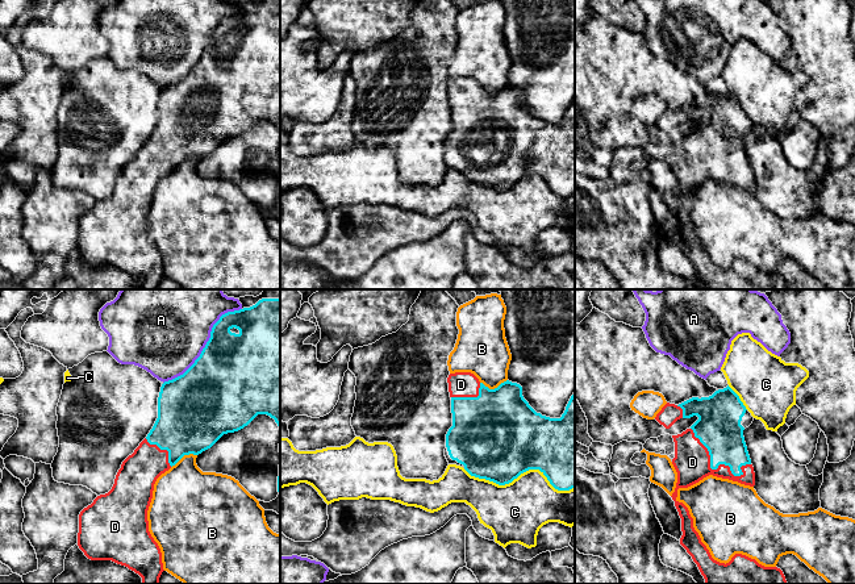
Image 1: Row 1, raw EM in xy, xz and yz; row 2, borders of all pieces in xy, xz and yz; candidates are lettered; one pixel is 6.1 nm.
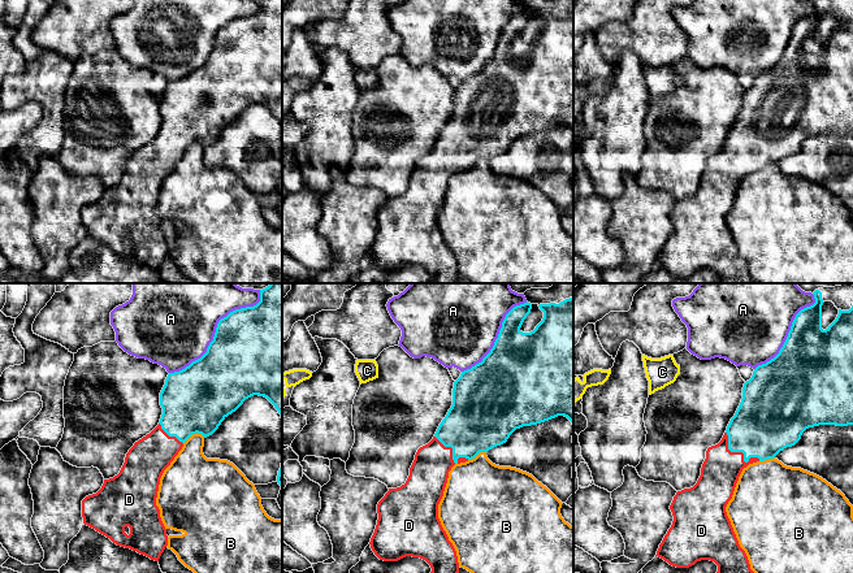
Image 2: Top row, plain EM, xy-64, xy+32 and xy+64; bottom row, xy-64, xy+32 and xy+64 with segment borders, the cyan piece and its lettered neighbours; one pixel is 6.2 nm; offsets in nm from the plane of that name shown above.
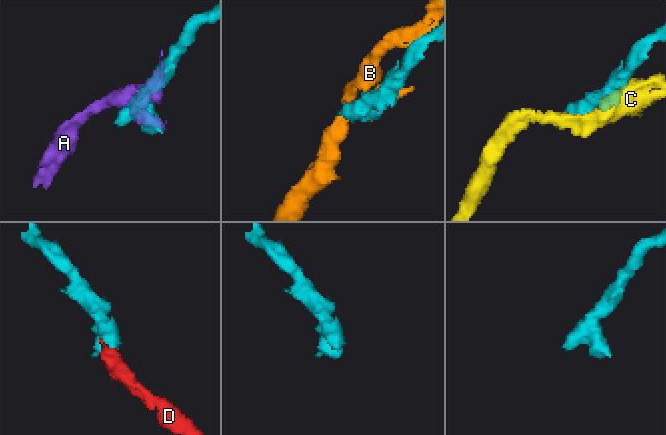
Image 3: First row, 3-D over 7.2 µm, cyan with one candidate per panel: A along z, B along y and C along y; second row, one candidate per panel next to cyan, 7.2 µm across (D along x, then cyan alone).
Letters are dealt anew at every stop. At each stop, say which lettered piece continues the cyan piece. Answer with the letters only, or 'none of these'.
D

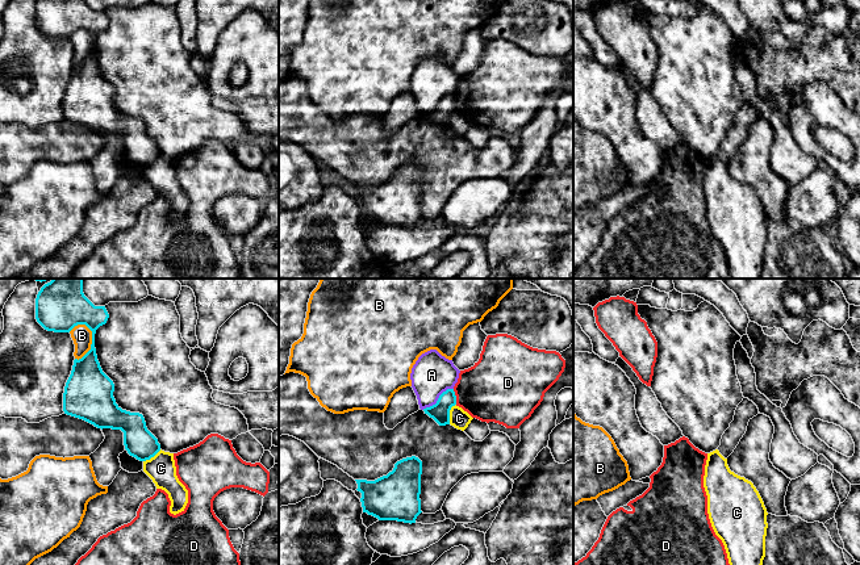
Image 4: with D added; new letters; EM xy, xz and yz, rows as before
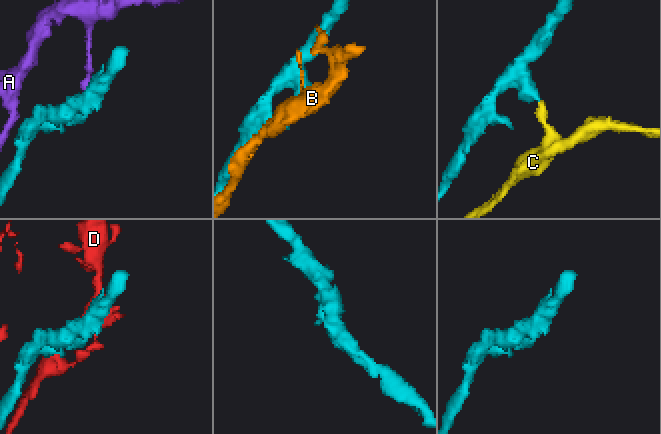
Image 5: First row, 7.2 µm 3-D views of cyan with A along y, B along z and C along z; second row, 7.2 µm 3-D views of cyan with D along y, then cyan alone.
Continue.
none of these

